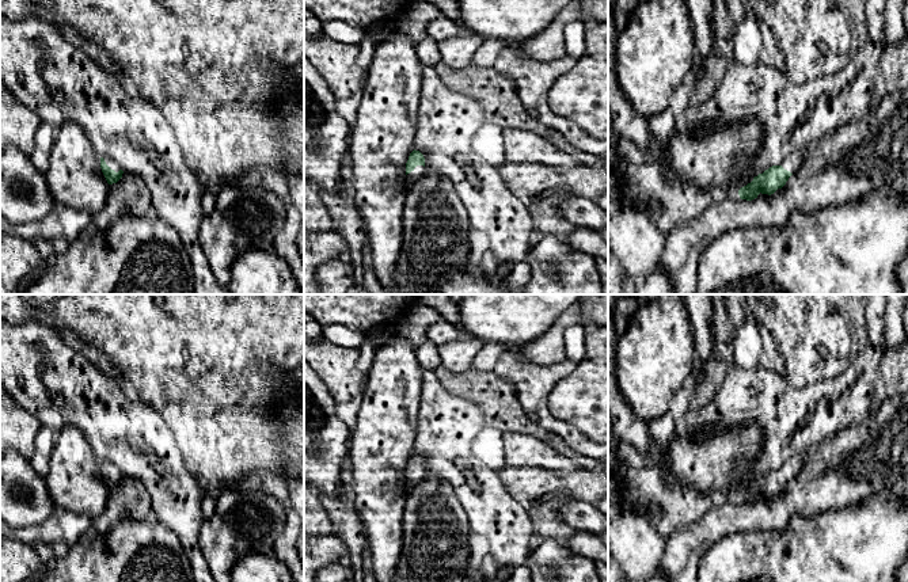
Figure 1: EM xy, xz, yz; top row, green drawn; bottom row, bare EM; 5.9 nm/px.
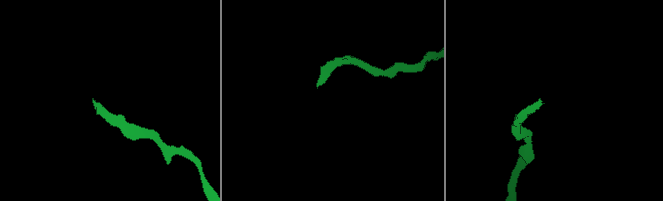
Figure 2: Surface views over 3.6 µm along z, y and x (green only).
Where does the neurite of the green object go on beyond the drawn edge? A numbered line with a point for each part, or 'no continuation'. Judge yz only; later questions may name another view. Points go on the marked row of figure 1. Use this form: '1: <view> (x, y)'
1: yz (793, 162)

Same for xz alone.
1: xz (418, 171)

